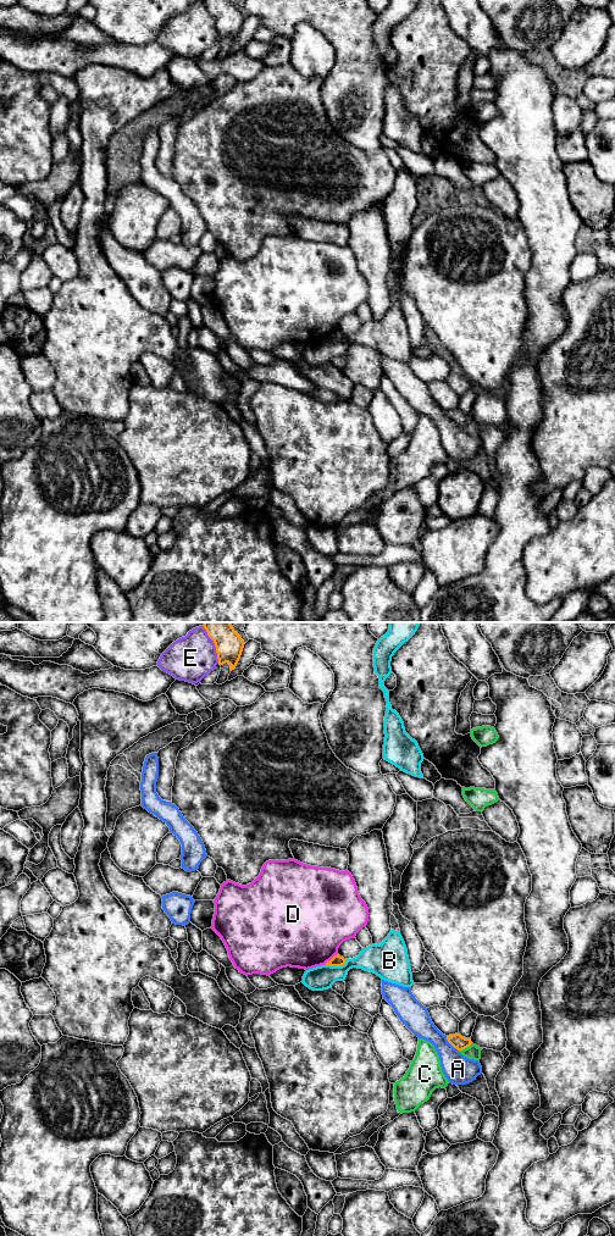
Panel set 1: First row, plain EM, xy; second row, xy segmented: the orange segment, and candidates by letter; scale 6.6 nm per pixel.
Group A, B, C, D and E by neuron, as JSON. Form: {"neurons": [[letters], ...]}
{"neurons": [["A"], ["B"], ["C"], ["D"], ["E"]]}

